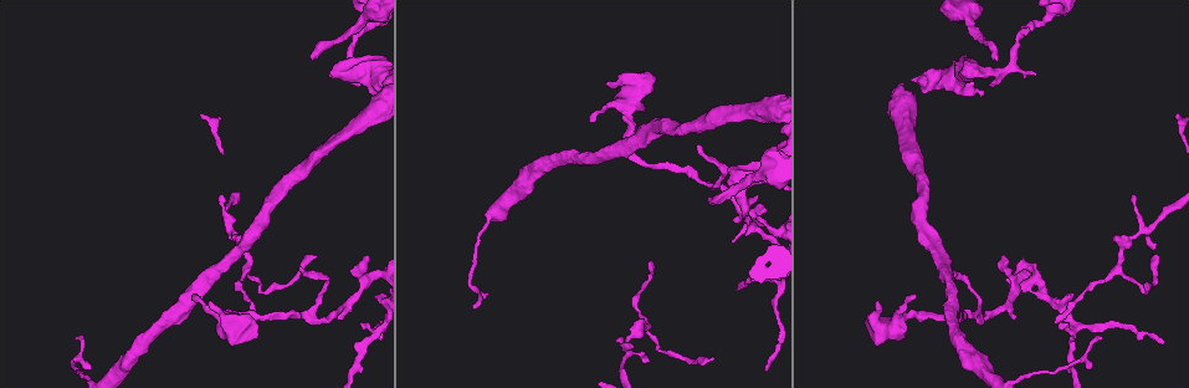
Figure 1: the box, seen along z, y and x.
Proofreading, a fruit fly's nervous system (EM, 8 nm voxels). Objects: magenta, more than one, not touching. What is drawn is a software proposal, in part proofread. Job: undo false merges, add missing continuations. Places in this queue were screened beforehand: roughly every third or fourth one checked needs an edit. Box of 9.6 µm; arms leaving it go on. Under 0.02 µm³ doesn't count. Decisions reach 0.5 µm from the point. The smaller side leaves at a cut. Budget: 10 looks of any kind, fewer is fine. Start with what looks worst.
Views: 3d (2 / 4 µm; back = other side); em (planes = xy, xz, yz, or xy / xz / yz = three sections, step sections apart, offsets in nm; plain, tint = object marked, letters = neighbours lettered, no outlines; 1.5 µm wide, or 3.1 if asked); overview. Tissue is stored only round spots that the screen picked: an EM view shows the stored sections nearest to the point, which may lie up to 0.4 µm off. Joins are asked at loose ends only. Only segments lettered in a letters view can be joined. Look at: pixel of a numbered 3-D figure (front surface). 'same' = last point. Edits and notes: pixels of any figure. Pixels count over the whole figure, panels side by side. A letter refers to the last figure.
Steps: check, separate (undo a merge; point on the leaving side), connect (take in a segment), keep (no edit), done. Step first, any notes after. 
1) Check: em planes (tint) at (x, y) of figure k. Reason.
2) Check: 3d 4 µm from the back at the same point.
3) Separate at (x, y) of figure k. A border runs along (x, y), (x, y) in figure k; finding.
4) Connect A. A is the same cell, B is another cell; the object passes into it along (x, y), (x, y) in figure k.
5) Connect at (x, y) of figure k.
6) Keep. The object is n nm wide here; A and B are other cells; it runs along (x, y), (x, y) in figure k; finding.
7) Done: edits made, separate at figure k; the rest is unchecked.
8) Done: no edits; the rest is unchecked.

Check: em planes (letters) at (996, 61) of figure 1. Branch stops here.

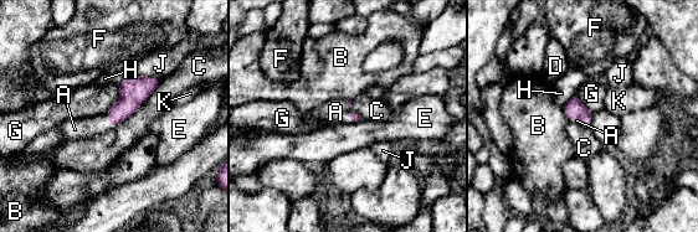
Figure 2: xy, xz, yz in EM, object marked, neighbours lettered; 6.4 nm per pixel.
Connect A. A is the same cell, B, C, D, E, F, G, H, J and K are other cells; the object passes into it along (354, 117), (350, 112), (335, 112) in figure 2; it goes on there.

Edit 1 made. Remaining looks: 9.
Check: overview.

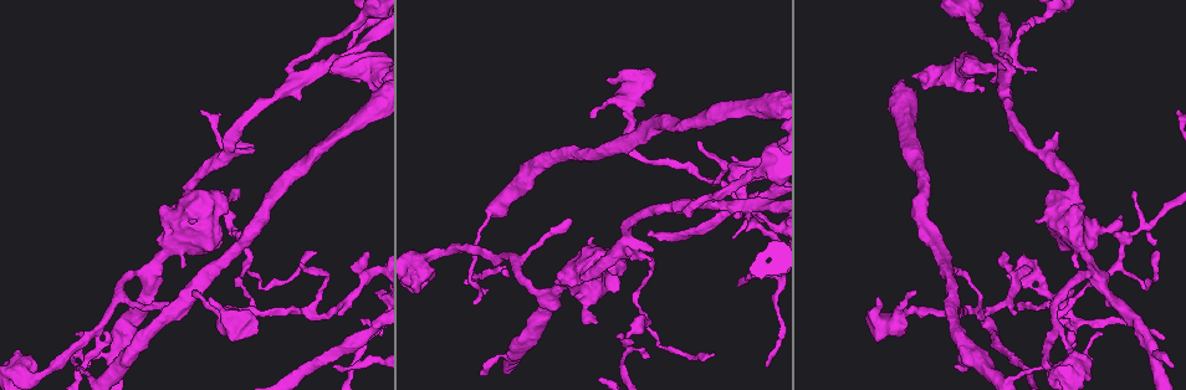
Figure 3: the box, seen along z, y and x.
Check: em xy step 4 (tint) at (915, 293) of figure 3.

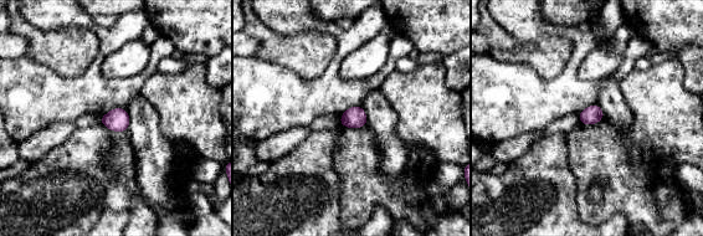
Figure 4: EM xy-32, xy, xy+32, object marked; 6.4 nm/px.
Check: em planes (letters) at the same point.

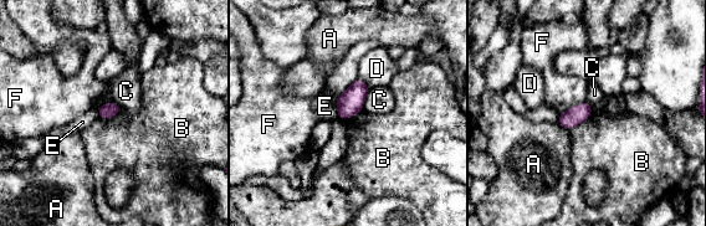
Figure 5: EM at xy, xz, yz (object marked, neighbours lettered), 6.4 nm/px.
Keep. The object is 100 nm wide here; the longest contact is with F, 190 nm; A, B, C, D, E and F are other cells; no lettered segment goes on from it.

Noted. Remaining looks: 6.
Done: edits made, connect at figure 2; the rest is unchecked.

